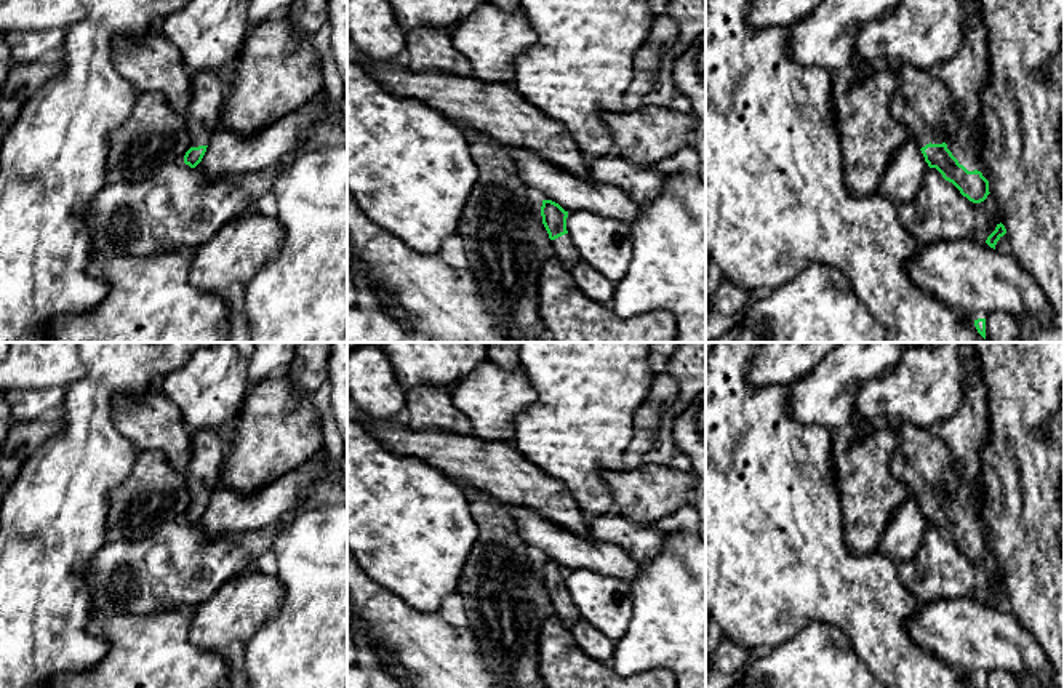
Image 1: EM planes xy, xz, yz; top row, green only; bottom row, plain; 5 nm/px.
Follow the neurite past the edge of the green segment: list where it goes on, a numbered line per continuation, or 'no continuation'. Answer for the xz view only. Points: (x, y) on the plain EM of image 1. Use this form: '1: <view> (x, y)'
1: xz (565, 610)

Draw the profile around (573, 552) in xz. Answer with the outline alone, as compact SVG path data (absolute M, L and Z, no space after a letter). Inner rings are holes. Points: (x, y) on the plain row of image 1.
M507 506L515 518L520 536L534 547L542 558L558 562L565 570L587 570L618 578L630 586L637 581L642 565L622 547L573 534L533 510Z

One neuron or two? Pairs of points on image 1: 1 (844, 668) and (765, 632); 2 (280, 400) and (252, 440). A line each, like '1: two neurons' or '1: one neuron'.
1: two neurons
2: one neuron

